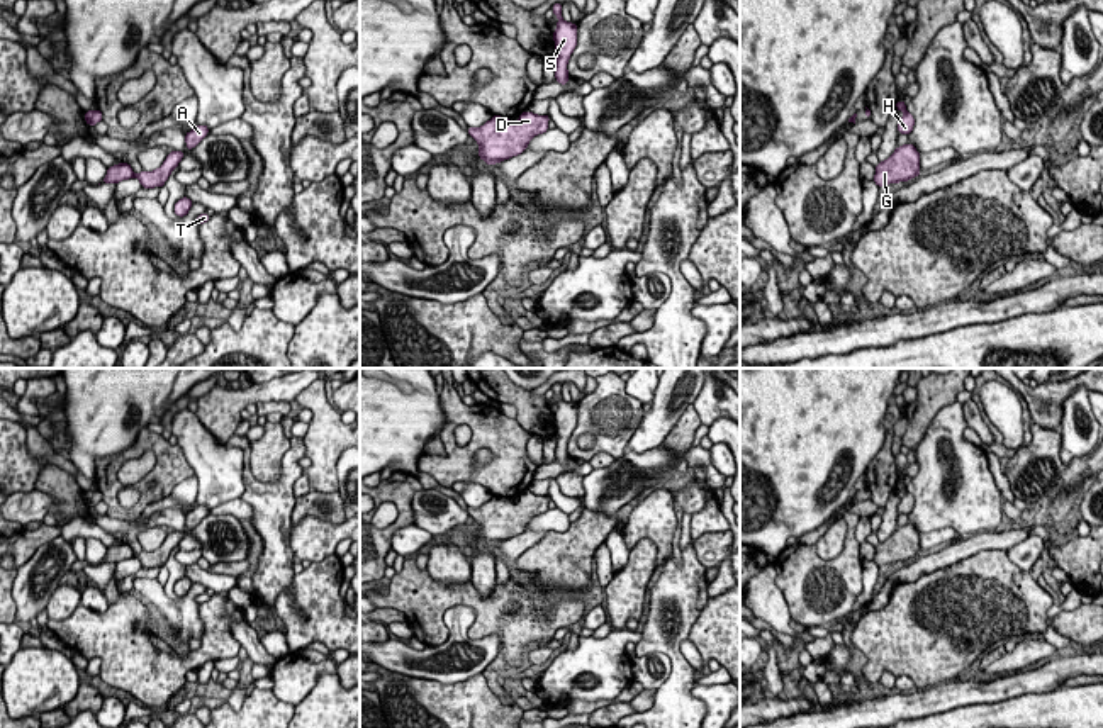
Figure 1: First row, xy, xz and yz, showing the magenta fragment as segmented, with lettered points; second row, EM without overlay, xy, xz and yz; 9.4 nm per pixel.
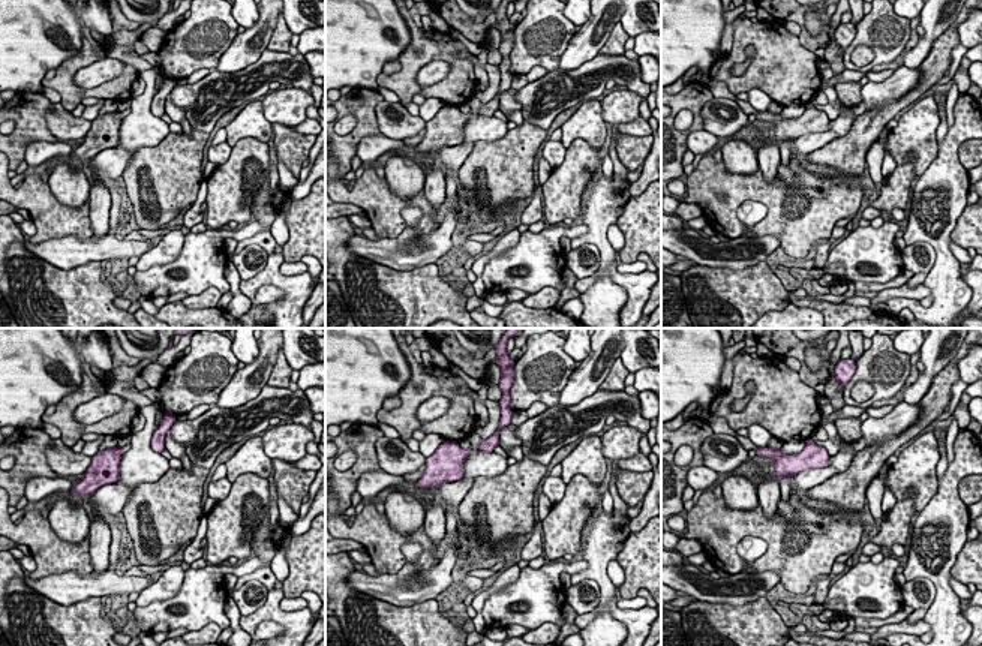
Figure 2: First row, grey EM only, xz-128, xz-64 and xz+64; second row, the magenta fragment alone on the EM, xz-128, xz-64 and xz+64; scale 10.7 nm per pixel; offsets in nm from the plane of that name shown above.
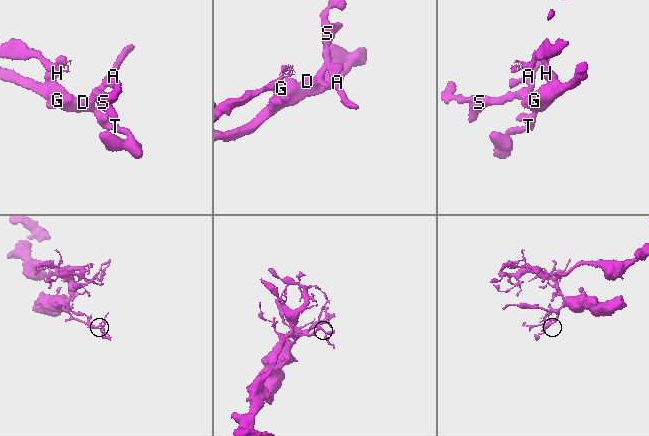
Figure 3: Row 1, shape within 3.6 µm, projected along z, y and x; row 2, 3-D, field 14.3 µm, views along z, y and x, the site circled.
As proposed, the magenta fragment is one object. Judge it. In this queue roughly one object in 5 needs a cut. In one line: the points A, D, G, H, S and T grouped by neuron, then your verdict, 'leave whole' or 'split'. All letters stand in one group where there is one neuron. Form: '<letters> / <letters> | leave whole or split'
A D G H S T | leave whole

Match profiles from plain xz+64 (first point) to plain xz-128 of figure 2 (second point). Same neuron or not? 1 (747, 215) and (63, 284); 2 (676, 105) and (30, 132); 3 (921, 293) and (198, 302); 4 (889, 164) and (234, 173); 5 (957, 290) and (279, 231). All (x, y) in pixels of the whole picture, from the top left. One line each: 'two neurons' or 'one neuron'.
1: two neurons
2: one neuron
3: one neuron
4: two neurons
5: two neurons

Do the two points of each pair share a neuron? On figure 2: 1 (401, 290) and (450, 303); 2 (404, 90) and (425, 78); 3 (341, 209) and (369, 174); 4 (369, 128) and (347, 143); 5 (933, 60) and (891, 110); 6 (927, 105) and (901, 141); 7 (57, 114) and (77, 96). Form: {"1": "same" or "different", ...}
{"1": "same", "2": "different", "3": "different", "4": "same", "5": "same", "6": "same", "7": "different"}

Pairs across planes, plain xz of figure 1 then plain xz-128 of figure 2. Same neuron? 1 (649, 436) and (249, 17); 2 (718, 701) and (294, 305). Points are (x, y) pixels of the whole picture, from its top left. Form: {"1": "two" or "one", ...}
{"1": "two", "2": "one"}

